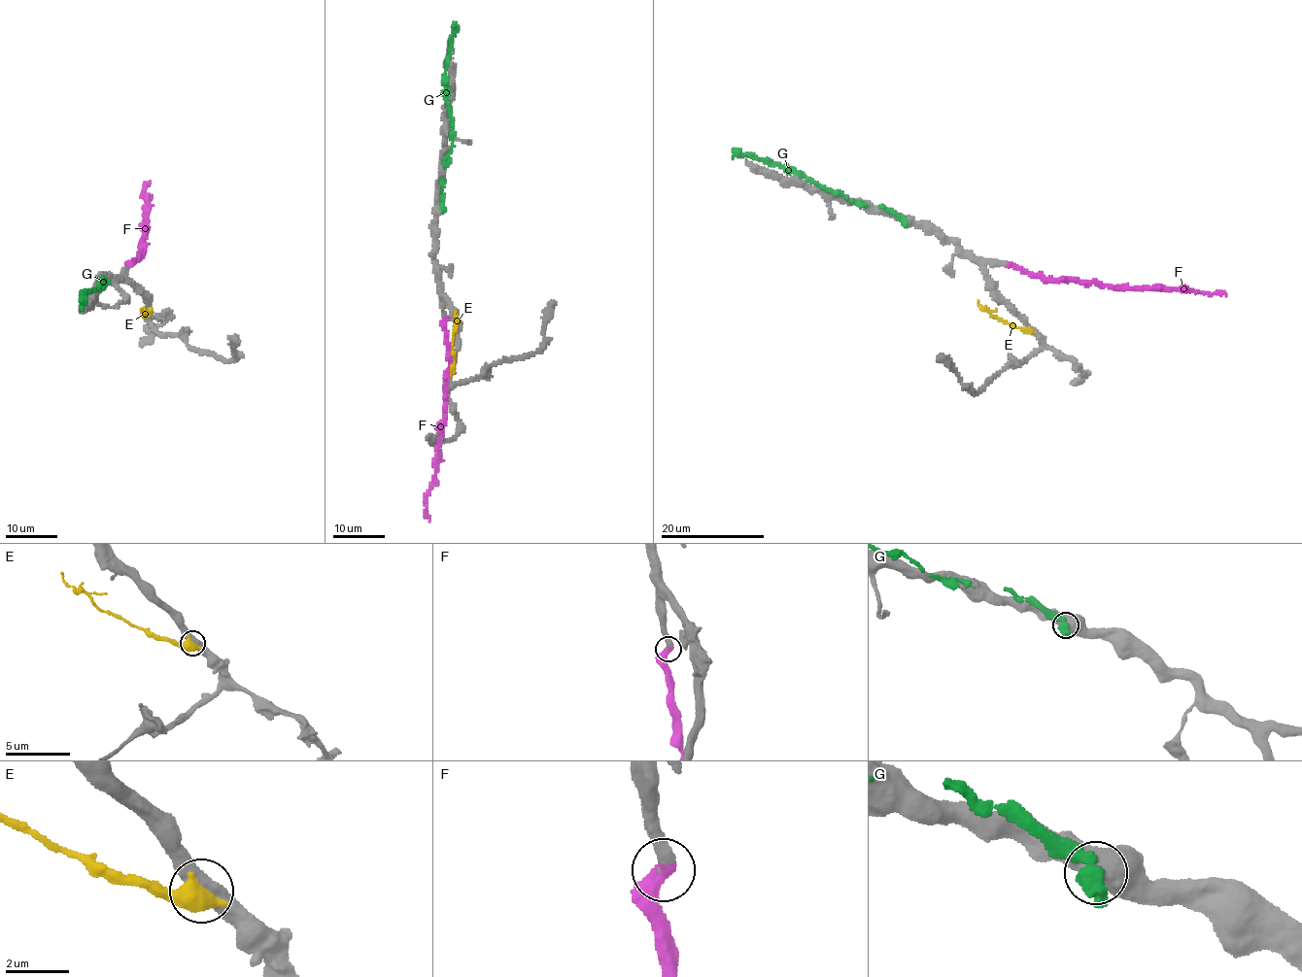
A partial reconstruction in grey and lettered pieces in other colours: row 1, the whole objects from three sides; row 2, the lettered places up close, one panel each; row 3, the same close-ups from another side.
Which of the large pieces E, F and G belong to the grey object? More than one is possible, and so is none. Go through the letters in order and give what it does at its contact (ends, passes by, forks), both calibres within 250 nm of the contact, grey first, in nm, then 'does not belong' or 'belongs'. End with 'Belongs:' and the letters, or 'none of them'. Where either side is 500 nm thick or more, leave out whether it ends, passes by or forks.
E: 500 nm thick on the grey side, 700 nm on the other; does not belong
F: 340 nm thick on the grey side, 500 nm on the other; belongs
G: 700 nm thick on the grey side, 600 nm on the other; does not belong
Belongs: F

